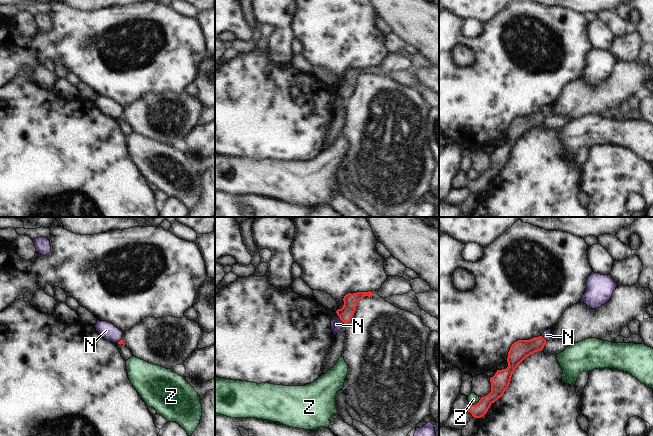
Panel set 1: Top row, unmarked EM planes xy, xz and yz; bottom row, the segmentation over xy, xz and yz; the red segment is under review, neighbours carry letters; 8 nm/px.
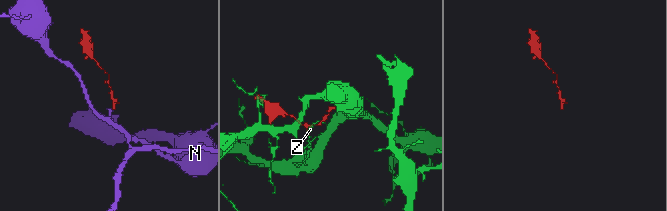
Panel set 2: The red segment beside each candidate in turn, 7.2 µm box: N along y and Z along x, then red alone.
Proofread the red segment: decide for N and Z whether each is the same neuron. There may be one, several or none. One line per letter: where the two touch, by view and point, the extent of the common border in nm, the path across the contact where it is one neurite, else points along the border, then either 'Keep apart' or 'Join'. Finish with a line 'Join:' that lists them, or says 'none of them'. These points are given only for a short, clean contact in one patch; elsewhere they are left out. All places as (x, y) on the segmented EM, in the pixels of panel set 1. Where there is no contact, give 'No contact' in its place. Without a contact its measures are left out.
N: Touches red at xz (340, 319). Shared border 110 nm. Boundary: xz (337, 314), (345, 324). Keep apart
Z: Touches red at yz (477, 403). Shared border 120 nm. Boundary: yz (481, 397), (476, 403), (470, 405). Keep apart
Join: none of them.

